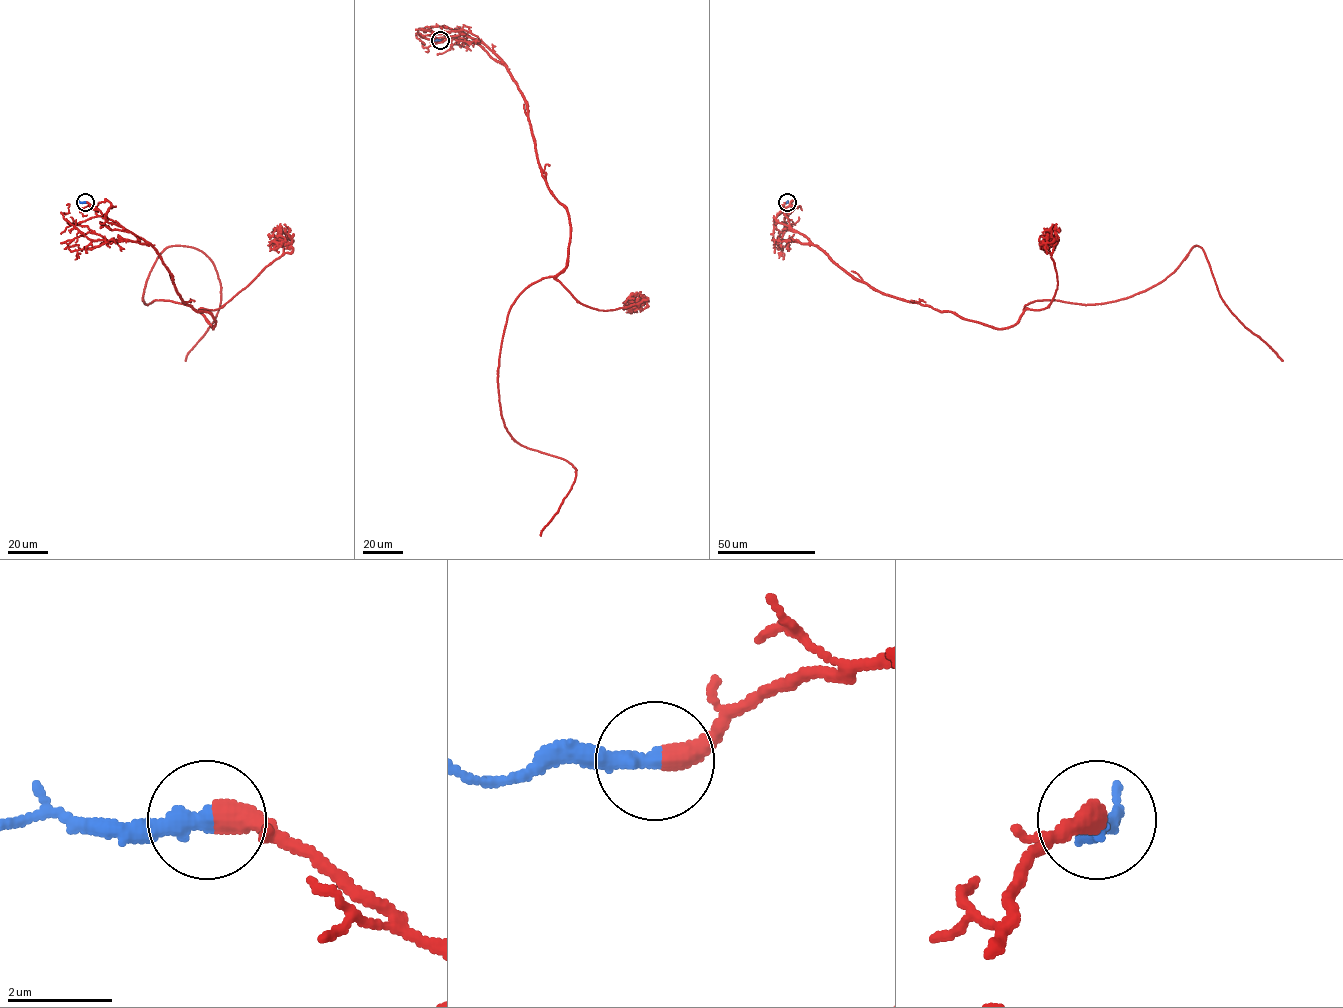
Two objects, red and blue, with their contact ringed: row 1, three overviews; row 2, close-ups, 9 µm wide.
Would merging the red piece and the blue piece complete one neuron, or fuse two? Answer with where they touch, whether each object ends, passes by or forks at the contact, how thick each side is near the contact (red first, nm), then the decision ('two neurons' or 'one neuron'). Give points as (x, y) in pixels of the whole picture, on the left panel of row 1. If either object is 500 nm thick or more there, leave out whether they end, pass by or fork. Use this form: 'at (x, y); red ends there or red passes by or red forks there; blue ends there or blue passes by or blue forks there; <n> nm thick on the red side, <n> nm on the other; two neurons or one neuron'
at (85, 202); red ends there; blue ends there; 460 nm thick on the red side, 380 nm on the other; one neuron

